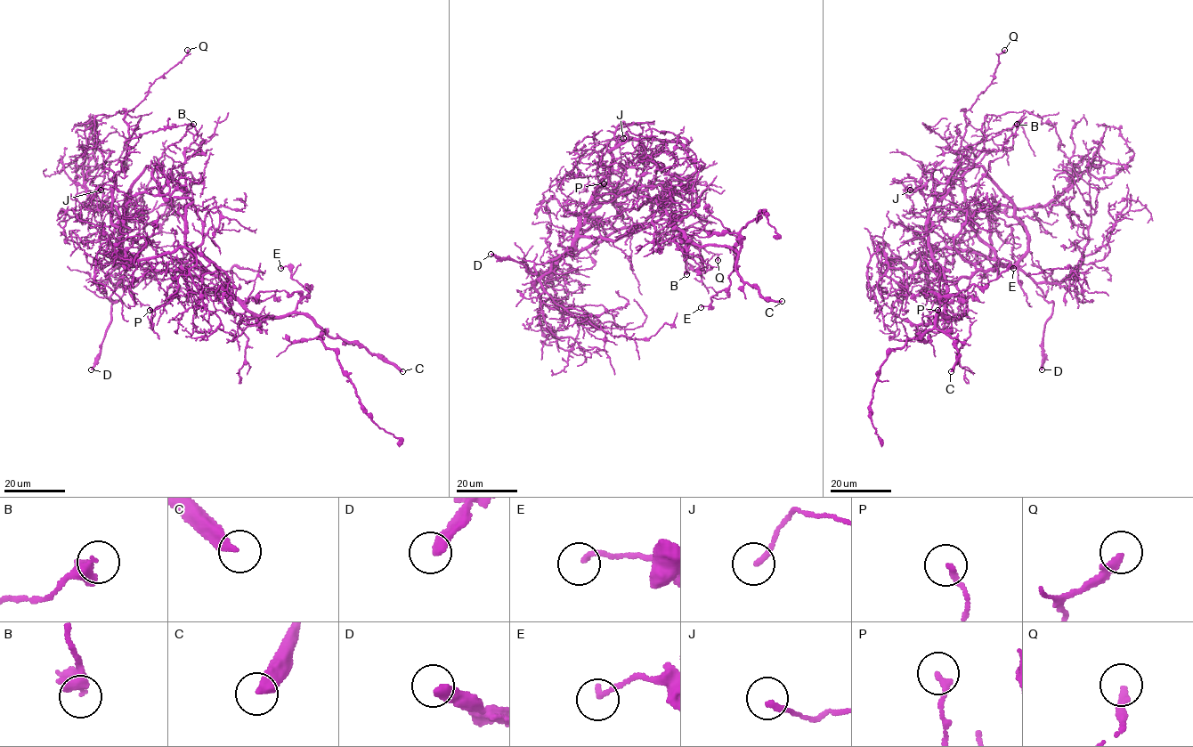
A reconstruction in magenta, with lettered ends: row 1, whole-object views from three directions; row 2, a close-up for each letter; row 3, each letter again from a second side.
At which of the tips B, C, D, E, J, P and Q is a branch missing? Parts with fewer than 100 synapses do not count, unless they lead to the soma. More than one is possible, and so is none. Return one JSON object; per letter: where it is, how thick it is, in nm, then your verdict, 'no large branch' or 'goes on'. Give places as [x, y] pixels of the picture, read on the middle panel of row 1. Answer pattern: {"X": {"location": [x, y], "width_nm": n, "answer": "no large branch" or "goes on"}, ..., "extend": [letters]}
{"B": {"location": [686, 274], "width_nm": 320, "answer": "no large branch"}, "C": {"location": [782, 301], "width_nm": 360, "answer": "no large branch"}, "D": {"location": [490, 254], "width_nm": 400, "answer": "goes on"}, "E": {"location": [701, 307], "width_nm": 180, "answer": "no large branch"}, "J": {"location": [623, 138], "width_nm": 200, "answer": "no large branch"}, "P": {"location": [604, 183], "width_nm": 240, "answer": "no large branch"}, "Q": {"location": [718, 260], "width_nm": 280, "answer": "no large branch"}, "extend": ["D"]}

